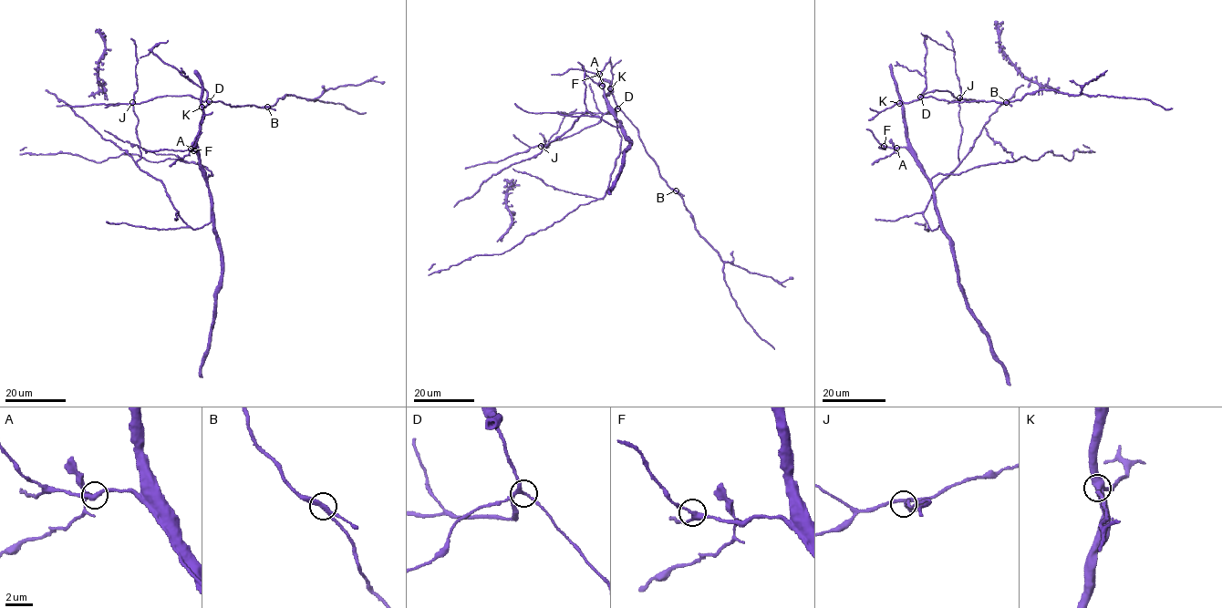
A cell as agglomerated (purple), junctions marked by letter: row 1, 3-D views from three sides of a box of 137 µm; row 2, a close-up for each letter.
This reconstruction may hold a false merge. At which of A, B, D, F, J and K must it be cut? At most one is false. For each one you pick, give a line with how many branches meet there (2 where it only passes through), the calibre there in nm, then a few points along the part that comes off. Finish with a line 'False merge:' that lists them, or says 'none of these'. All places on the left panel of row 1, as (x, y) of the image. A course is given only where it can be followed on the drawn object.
A: Branches: 4. Thickness 320 nm. Course of the part to remove: (194, 150), (169, 166)
False merge: A

